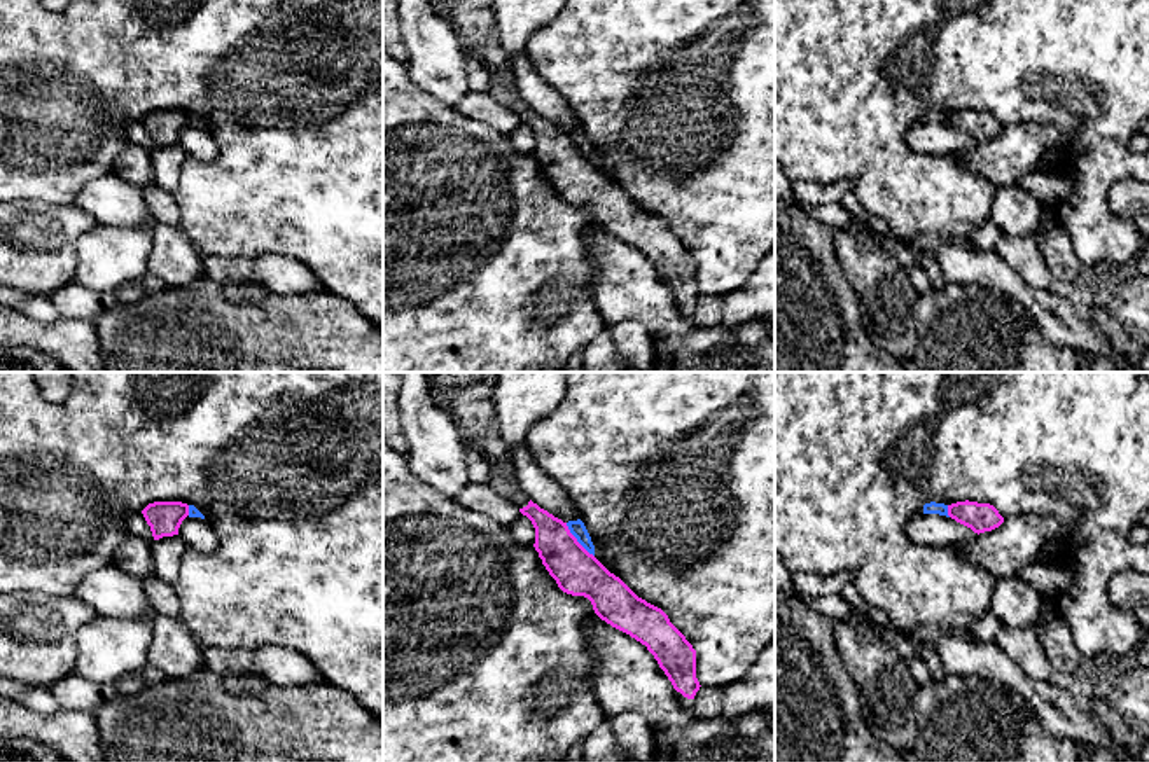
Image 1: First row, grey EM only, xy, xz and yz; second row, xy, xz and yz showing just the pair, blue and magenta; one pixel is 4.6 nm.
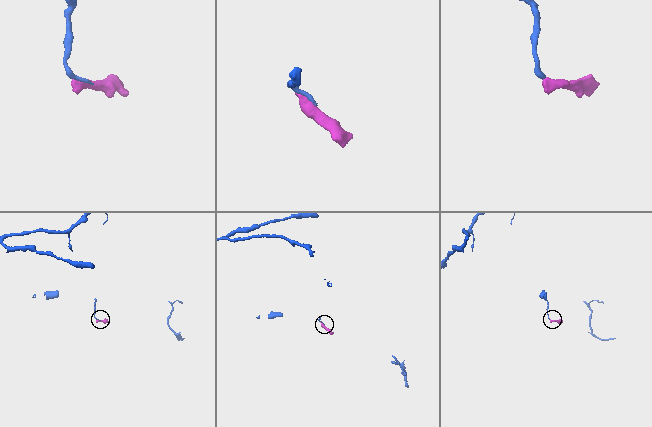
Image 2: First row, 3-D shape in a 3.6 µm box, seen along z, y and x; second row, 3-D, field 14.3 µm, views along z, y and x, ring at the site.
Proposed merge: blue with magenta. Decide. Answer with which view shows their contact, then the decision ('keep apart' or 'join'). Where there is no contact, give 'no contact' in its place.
xz | keep apart

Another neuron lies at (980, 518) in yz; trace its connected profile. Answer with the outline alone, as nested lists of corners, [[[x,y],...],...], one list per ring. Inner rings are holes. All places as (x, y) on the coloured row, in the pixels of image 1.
[[[969,500],[948,505],[948,516],[978,535],[992,531],[1004,523],[1004,517],[993,505]]]

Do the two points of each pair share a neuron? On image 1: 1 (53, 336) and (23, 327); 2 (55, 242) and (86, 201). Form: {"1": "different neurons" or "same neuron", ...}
{"1": "same neuron", "2": "different neurons"}

